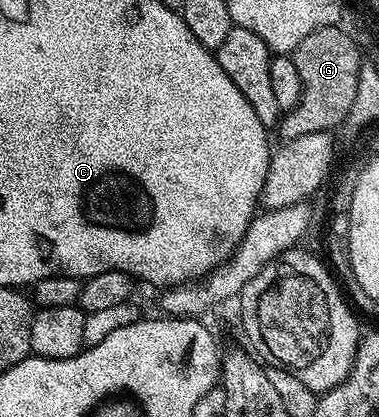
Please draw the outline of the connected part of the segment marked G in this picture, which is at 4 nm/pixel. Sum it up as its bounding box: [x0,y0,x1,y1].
[281,28,360,140]

